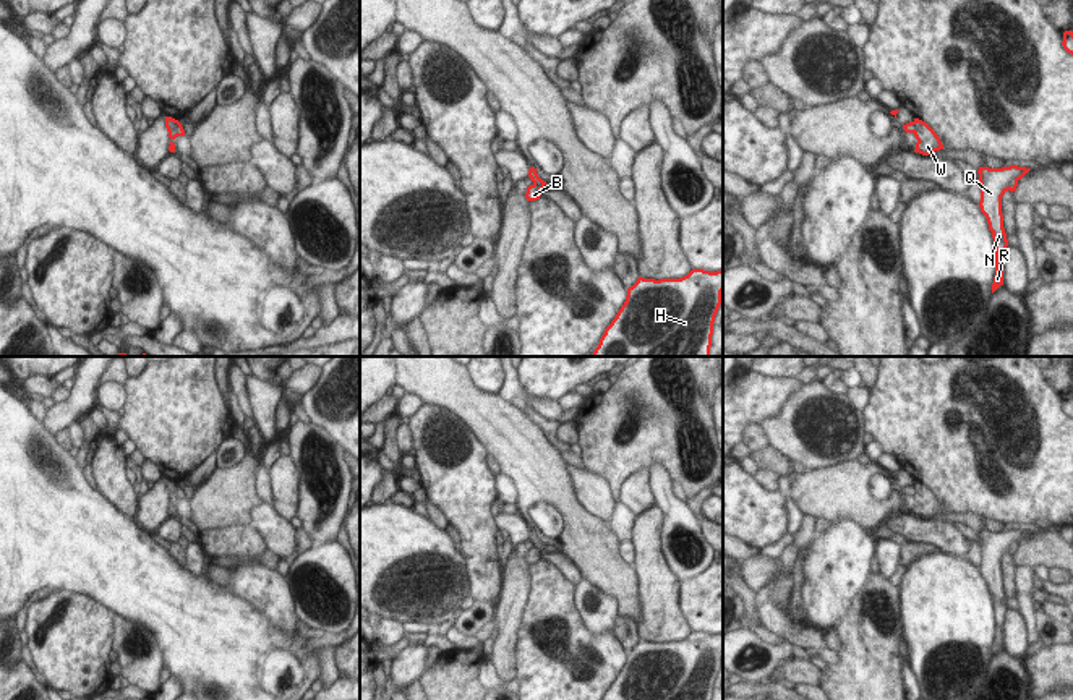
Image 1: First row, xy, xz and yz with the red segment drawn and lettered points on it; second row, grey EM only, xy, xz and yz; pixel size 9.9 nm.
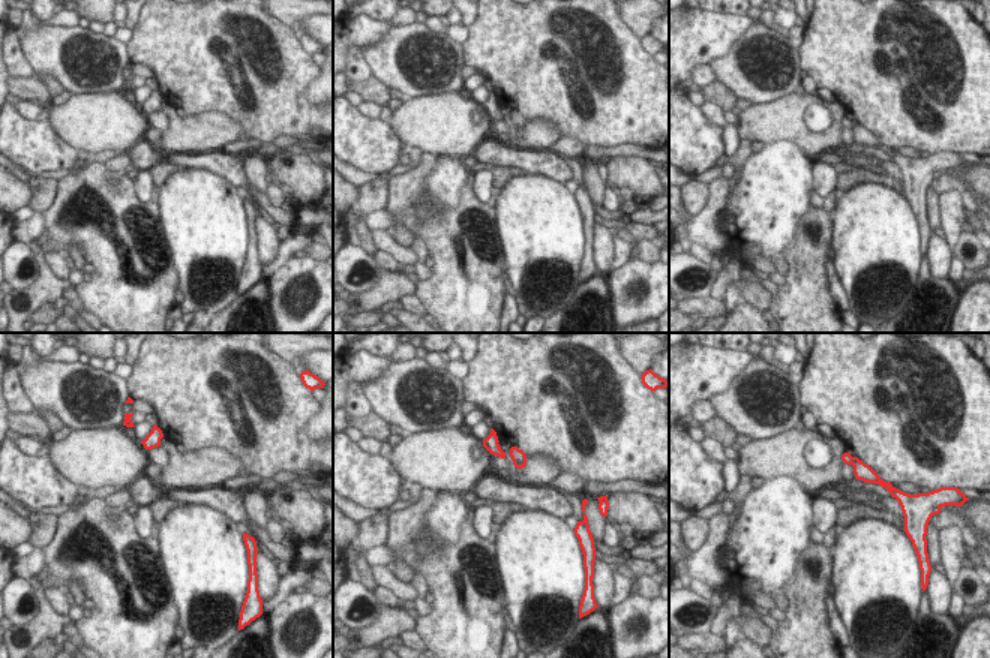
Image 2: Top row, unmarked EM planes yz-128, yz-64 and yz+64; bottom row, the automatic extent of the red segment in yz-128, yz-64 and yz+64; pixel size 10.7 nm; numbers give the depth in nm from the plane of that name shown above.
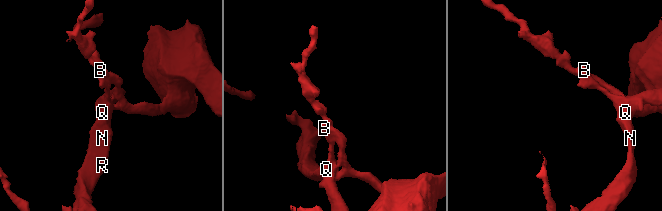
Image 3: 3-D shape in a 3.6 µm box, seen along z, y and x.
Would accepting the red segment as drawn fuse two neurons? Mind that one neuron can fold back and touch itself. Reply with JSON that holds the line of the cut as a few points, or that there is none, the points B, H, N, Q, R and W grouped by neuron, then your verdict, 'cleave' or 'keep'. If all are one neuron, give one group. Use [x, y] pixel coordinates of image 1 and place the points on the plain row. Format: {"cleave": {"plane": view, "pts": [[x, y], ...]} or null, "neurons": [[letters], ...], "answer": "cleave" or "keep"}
{"cleave": {"plane": "xz", "pts": [[534, 546], [542, 551]]}, "neurons": [["B", "N", "Q", "R", "W"], ["H"]], "answer": "cleave"}

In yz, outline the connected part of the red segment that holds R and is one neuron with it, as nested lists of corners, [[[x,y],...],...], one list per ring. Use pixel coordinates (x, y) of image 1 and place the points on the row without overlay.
[[[1010,528],[1002,531],[979,530],[981,575],[985,578],[992,595],[995,611],[995,640],[992,656],[1003,648],[1003,622],[1008,609],[1003,591],[1002,559],[1008,554],[1013,543],[1021,543],[1031,531]]]

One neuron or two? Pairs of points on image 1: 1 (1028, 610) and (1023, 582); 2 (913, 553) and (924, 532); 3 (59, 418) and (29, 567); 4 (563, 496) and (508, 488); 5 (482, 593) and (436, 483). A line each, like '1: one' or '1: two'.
1: one
2: two
3: two
4: two
5: one

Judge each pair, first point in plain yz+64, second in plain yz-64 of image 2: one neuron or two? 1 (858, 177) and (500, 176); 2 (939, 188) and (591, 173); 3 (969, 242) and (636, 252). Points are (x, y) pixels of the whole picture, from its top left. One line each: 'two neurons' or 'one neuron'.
1: one neuron
2: two neurons
3: one neuron

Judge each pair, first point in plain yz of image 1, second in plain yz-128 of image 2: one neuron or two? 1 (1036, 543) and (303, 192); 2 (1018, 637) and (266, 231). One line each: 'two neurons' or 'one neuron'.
1: one neuron
2: one neuron

